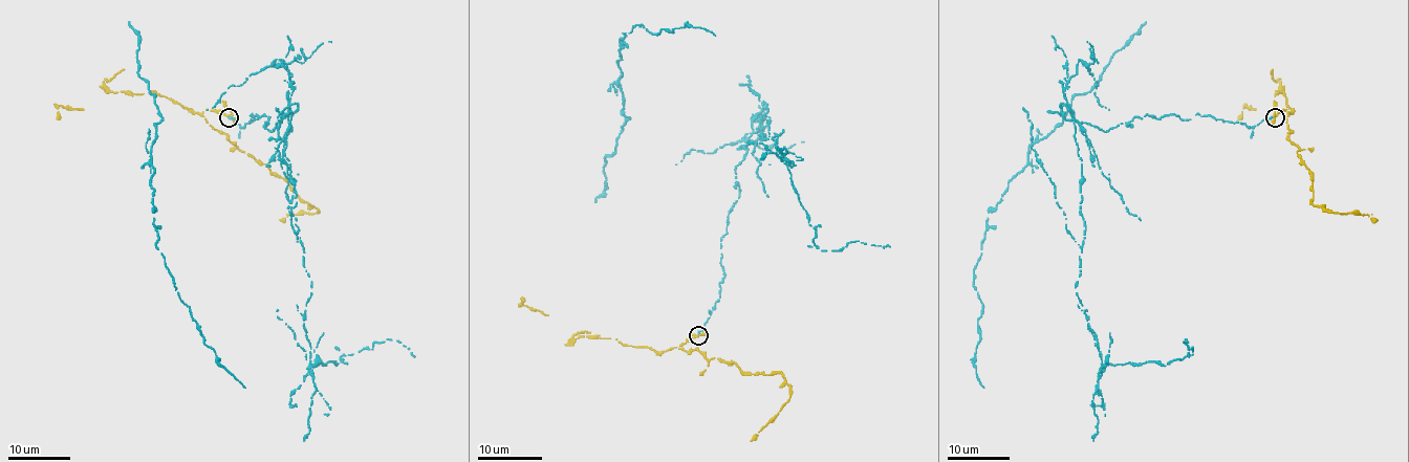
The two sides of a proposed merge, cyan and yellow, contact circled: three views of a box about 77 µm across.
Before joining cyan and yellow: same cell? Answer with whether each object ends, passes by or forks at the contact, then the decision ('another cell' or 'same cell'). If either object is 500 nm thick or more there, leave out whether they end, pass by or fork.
cyan ends there; yellow ends there; another cell

